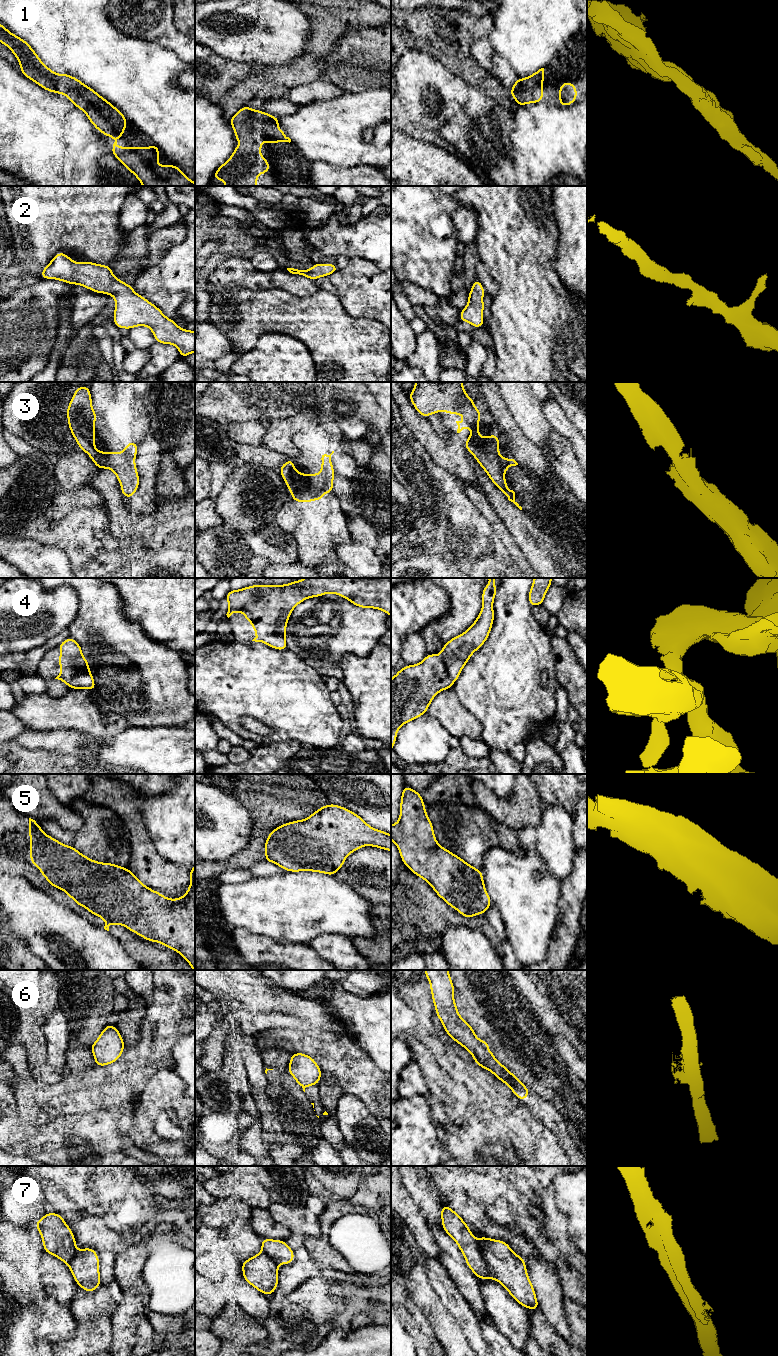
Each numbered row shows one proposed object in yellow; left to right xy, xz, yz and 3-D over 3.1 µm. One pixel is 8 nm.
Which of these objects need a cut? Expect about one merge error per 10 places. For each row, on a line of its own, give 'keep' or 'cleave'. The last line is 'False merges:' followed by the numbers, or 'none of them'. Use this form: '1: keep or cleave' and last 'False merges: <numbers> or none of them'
1: keep
2: keep
3: keep
4: keep
5: keep
6: cleave
7: keep
False merges: 6

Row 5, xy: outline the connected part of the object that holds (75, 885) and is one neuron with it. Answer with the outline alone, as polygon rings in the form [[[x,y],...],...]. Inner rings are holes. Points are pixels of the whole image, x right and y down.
[[[29,818],[29,832],[31,842],[30,862],[41,871],[50,886],[56,886],[58,890],[64,890],[78,906],[85,907],[90,914],[105,920],[104,929],[109,931],[109,924],[124,925],[134,934],[139,934],[149,942],[160,942],[162,946],[169,947],[178,952],[195,970],[195,865],[190,868],[189,889],[181,898],[169,899],[161,893],[145,886],[130,870],[112,863],[94,861],[73,846],[66,846],[60,841],[44,833],[39,824]]]

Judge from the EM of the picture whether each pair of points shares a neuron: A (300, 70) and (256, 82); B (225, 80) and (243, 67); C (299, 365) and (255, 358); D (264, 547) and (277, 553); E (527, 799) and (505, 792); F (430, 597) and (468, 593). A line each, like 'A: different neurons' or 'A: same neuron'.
A: same neuron
B: same neuron
C: same neuron
D: same neuron
E: different neurons
F: different neurons

